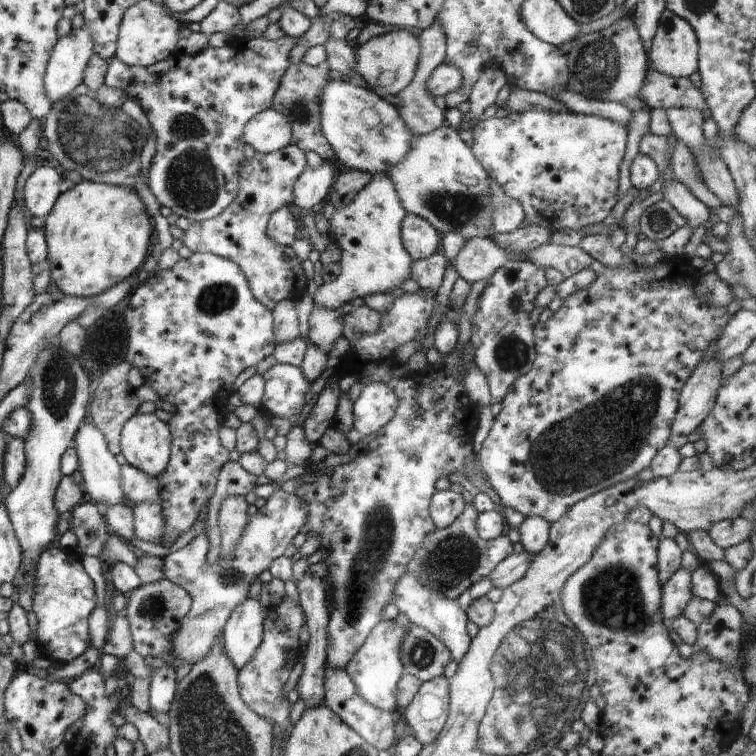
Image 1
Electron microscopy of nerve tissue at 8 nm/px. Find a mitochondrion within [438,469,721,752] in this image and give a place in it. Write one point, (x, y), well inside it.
(612, 597)

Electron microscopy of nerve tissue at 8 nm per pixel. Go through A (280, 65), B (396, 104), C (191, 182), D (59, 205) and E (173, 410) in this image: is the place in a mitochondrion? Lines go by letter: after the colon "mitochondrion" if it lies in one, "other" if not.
A: other
B: other
C: mitochondrion
D: other
E: other

